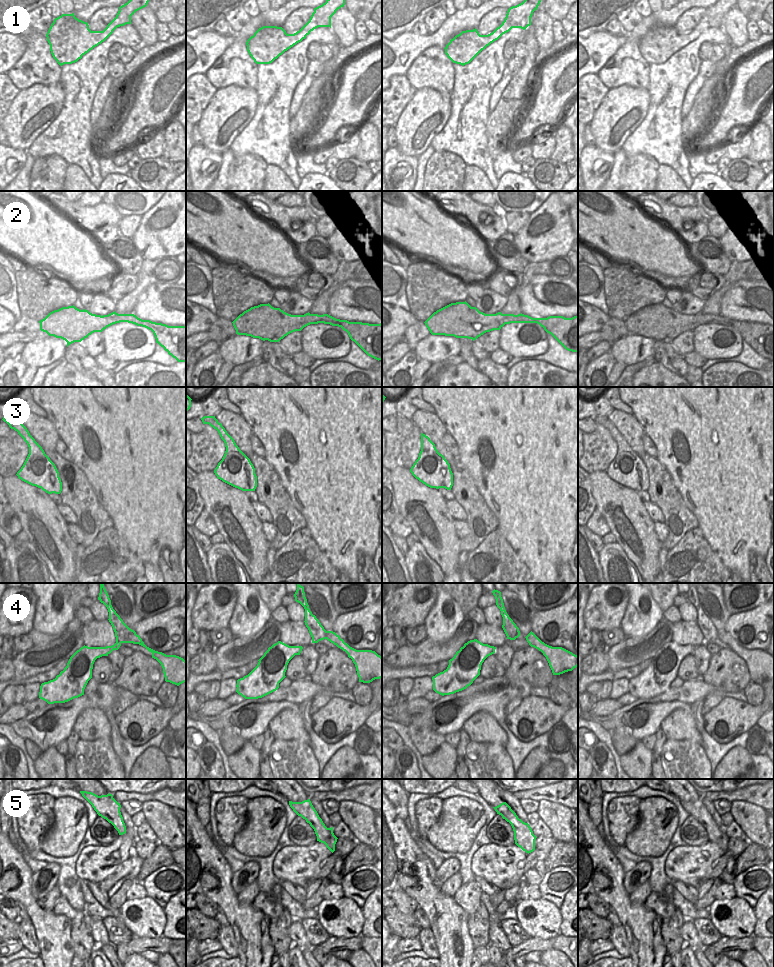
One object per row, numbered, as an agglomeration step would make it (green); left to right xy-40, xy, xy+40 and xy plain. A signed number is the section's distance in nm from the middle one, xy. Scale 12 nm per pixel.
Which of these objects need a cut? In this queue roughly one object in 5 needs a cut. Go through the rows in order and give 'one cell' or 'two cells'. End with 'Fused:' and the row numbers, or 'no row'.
1: one cell
2: one cell
3: one cell
4: one cell
5: one cell
Fused: no row

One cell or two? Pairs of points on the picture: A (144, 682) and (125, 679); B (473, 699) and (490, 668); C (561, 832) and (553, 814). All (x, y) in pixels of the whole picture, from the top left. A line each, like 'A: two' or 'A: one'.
A: one
B: two
C: one

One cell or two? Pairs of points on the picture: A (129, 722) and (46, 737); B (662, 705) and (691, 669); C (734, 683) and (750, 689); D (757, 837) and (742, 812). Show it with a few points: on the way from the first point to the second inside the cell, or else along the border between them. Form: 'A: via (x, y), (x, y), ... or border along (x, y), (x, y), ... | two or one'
A: border along (116, 715), (115, 721) | two
B: border along (699, 676), (684, 681) | two
C: border along (750, 680), (743, 689) | two
D: via (756, 831), (753, 823), (748, 818) | one

